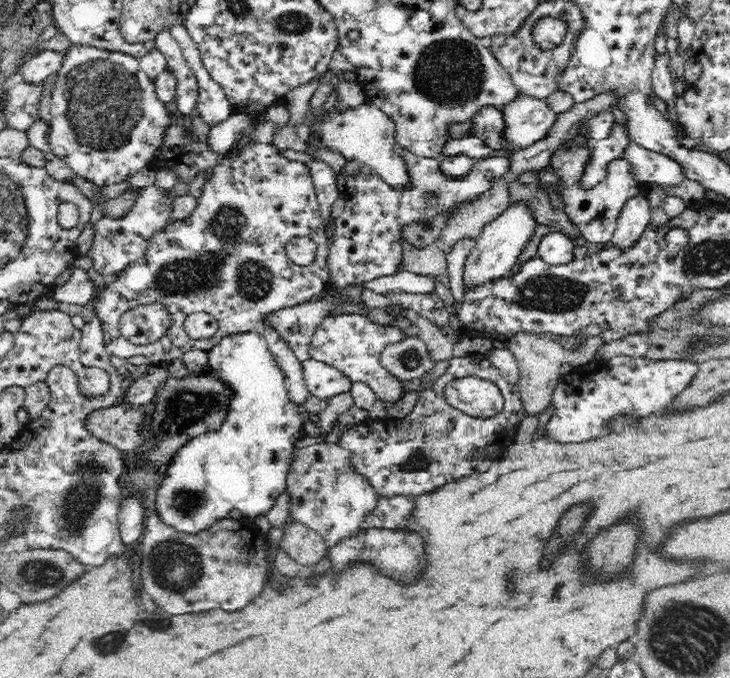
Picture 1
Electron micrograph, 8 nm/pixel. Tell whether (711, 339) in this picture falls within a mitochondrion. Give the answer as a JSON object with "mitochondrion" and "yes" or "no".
{"mitochondrion":"yes"}

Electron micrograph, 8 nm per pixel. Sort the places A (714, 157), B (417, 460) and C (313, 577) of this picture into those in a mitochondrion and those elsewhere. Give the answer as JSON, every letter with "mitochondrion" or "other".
{"A":"other","B":"mitochondrion","C":"other"}

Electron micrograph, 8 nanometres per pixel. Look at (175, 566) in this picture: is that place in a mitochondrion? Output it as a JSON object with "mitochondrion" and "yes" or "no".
{"mitochondrion":"yes"}

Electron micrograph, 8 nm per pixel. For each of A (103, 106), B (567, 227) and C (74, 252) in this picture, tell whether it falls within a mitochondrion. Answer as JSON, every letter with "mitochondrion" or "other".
{"A":"mitochondrion","B":"other","C":"other"}

